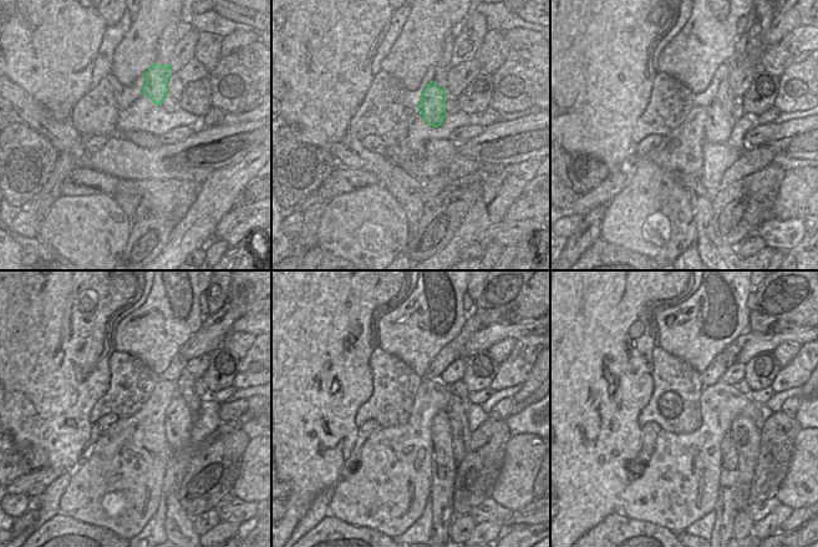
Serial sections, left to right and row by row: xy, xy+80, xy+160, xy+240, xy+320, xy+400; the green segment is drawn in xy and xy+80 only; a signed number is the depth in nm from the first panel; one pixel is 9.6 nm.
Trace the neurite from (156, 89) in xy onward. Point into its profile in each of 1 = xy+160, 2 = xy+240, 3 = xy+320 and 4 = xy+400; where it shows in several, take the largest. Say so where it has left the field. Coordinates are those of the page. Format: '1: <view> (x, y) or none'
1: xy+160 (717, 127)
2: xy+240 (155, 439)
3: xy+320 (443, 464)
4: xy+400 (726, 512)

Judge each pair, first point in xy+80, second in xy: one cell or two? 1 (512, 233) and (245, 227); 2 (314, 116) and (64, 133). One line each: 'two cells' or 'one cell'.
1: one cell
2: two cells

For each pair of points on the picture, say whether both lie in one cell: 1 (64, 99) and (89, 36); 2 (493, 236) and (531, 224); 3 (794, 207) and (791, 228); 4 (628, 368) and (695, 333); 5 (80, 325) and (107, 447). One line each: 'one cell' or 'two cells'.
1: one cell
2: one cell
3: two cells
4: two cells
5: two cells

